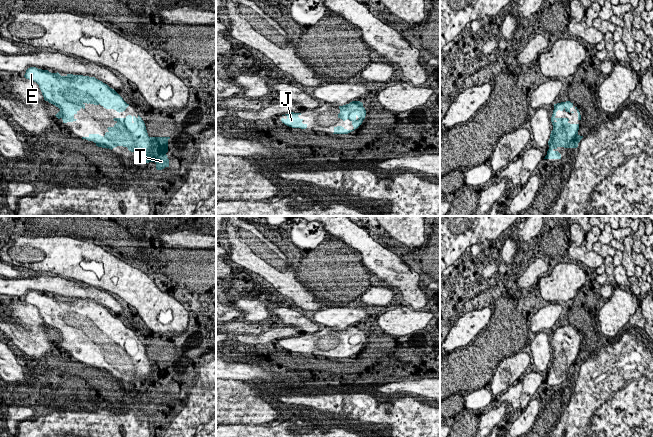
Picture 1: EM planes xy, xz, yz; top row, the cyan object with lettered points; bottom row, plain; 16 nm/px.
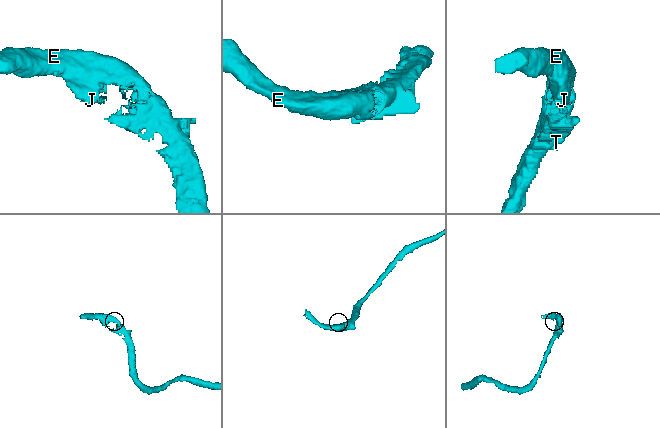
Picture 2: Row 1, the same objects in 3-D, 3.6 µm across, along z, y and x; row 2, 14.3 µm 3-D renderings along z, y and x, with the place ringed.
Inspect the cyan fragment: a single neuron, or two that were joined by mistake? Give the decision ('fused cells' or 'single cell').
single cell

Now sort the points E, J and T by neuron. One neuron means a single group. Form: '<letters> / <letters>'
E J T

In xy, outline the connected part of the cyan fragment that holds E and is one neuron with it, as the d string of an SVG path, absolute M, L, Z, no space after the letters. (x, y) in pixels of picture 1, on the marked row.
M30 67L24 75L26 79L32 80L39 85L45 101L55 105L60 111L55 115L58 119L62 119L63 123L73 122L77 119L74 115L83 108L85 104L101 105L106 109L114 109L117 112L123 112L129 106L123 98L112 88L95 77L67 74L61 76L58 72L51 73L48 70Z

